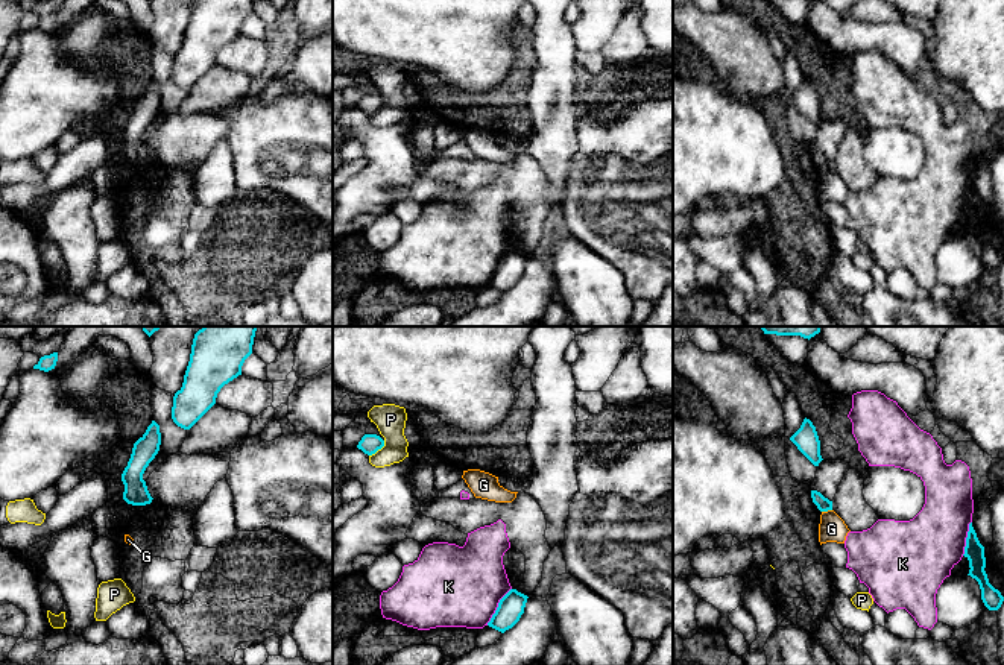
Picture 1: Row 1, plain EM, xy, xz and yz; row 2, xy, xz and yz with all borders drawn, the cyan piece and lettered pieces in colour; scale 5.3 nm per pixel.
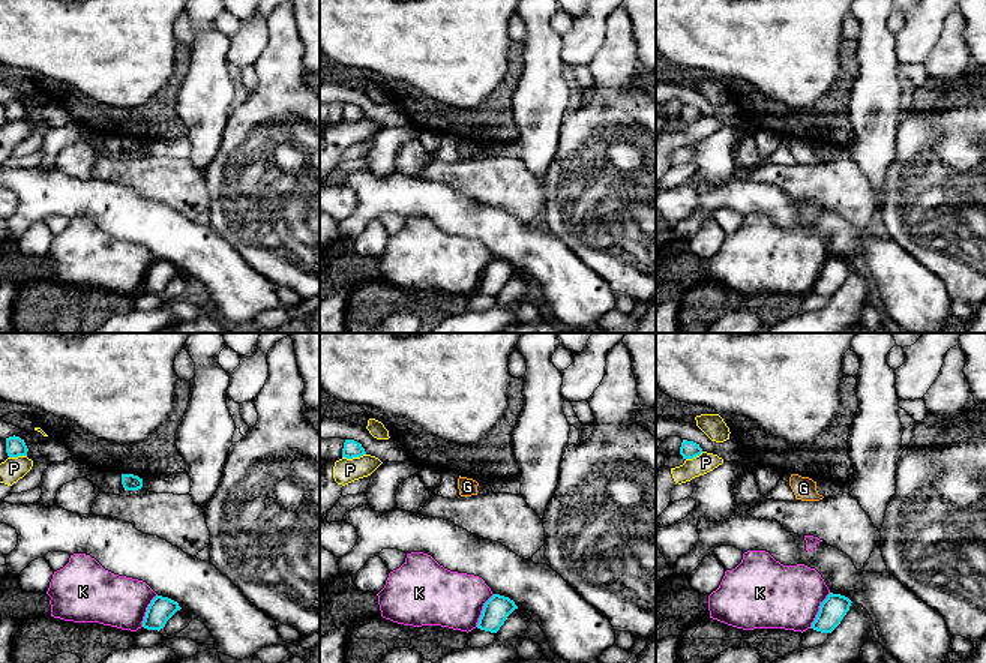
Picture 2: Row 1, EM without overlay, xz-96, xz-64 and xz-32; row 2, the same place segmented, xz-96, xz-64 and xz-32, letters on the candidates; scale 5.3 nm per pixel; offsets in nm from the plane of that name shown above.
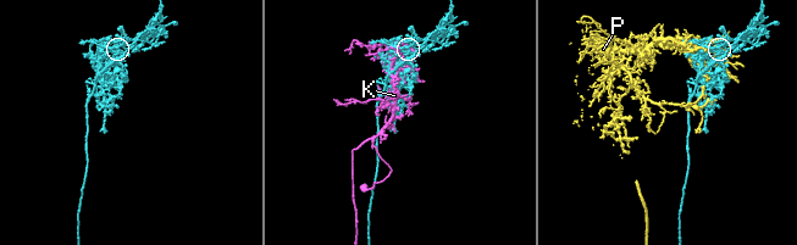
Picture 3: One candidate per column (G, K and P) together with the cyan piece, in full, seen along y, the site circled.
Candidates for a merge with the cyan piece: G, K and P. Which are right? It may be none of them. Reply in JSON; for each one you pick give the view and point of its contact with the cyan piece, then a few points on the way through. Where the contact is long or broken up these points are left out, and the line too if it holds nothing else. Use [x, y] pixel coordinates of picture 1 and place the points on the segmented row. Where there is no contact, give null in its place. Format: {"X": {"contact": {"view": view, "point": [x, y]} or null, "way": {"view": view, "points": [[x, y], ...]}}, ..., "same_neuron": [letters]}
{"same_neuron": []}

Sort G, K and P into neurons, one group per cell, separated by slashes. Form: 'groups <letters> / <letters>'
groups G / K / P

